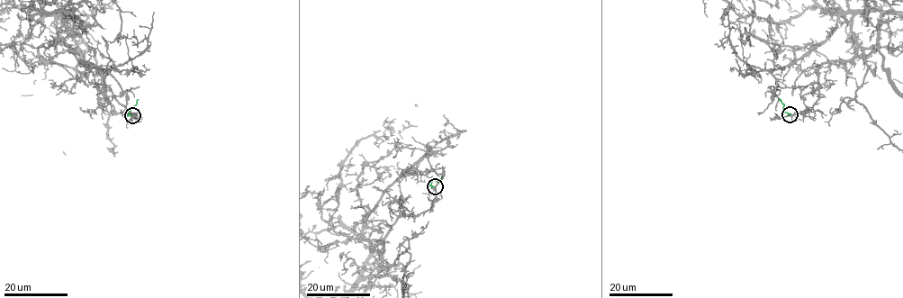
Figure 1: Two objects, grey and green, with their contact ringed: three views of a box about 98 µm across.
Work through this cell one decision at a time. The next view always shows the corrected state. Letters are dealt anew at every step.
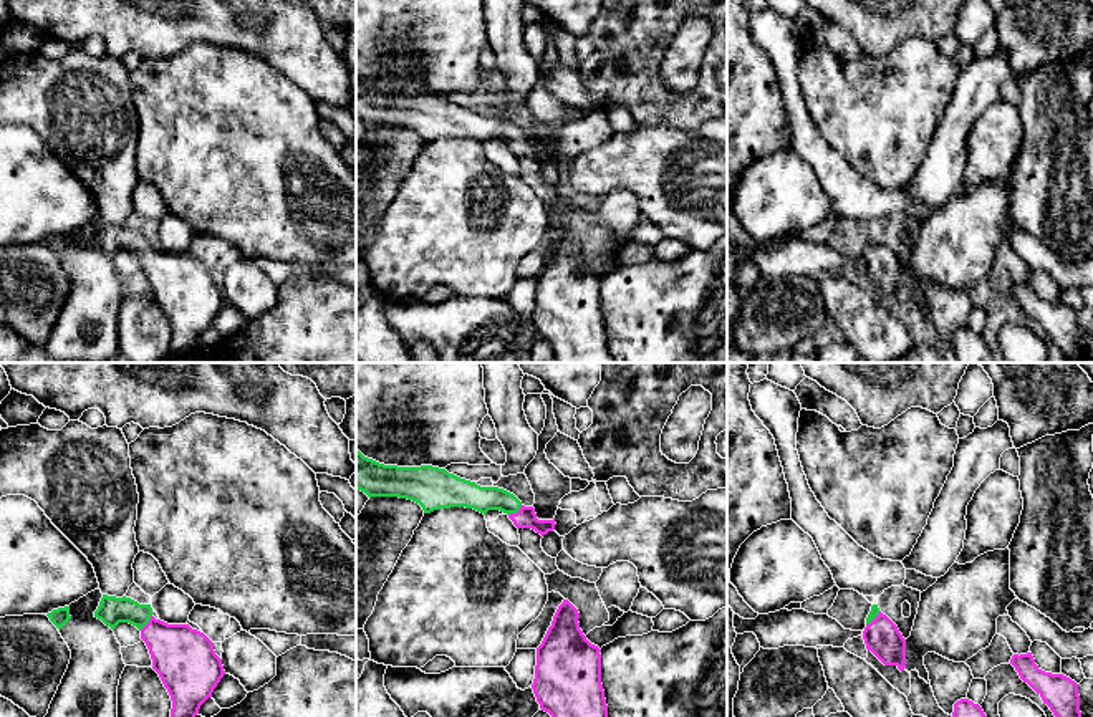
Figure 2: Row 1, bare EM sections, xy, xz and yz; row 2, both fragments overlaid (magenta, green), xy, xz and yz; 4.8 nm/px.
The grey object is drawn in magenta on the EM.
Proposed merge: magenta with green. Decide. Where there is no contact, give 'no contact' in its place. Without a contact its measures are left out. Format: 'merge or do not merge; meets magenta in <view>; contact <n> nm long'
merge; meets magenta in xy; contact 100 nm long

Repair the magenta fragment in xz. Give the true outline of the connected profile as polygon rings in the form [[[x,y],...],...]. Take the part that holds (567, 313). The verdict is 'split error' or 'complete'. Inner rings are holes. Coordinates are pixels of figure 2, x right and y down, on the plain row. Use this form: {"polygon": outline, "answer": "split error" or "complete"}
{"polygon": [[[563,229],[537,277],[532,318],[540,338],[551,344],[556,363],[614,363],[601,313],[601,278],[586,268],[578,247],[578,238]]], "answer": "complete"}

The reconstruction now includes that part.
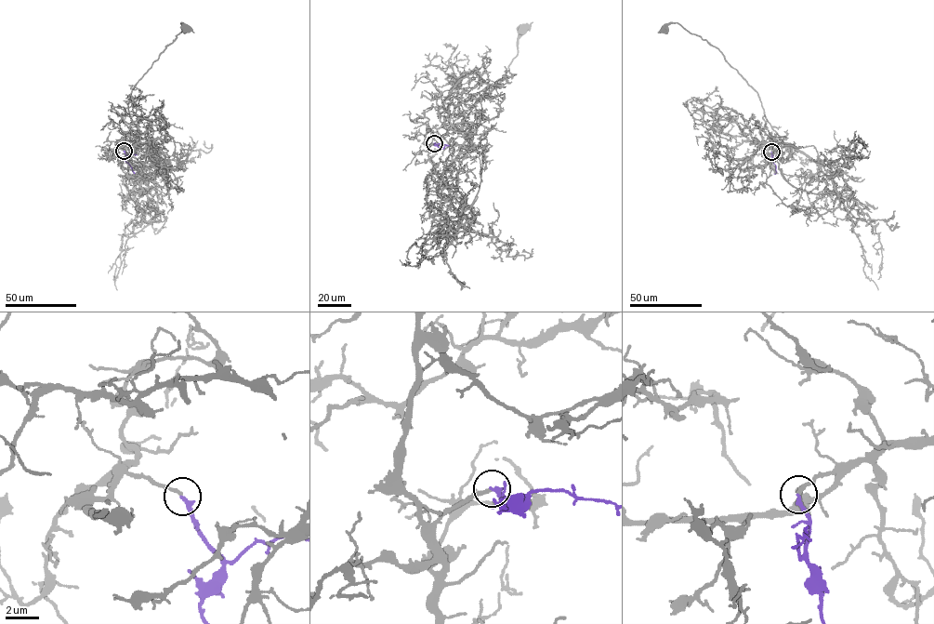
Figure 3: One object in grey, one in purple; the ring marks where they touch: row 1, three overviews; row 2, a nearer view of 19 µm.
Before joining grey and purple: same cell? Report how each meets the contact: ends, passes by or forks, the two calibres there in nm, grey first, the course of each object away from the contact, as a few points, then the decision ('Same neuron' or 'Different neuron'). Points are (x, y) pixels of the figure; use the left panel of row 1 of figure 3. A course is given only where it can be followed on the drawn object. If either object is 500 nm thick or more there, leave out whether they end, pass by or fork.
At the ring grey ends. At the ring purple ends. Thickness 220 nm (grey) against 240 nm. Course of grey: (124, 151), (119, 147), (138, 143), (129, 115), (132, 89), (182, 22), (185, 29). Course of purple: (124, 151), (125, 161), (134, 172). Same neuron

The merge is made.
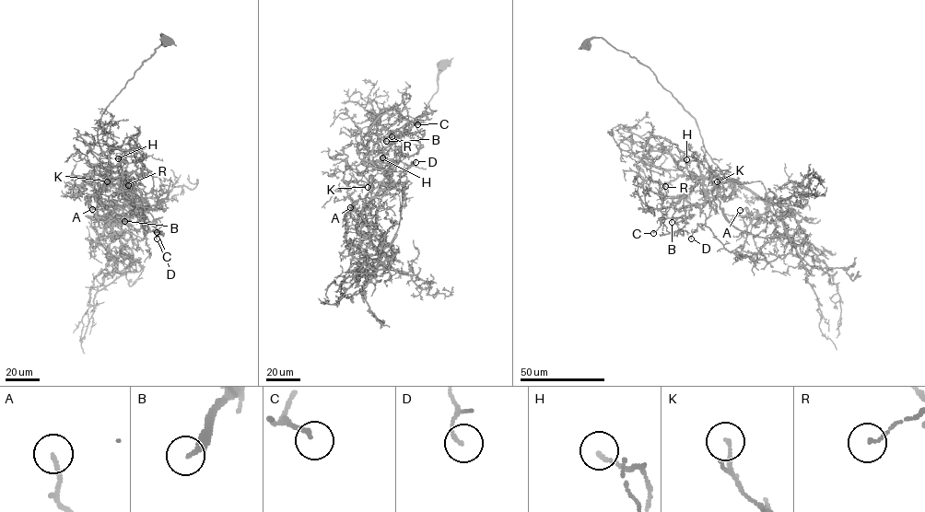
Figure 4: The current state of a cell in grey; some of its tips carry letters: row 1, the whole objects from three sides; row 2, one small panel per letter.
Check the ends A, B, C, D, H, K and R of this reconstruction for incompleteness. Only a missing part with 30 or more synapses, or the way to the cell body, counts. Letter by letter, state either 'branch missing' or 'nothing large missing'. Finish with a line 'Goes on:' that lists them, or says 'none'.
A: branch missing
B: nothing large missing
C: nothing large missing
D: nothing large missing
H: nothing large missing
K: nothing large missing
R: nothing large missing
Goes on: A

